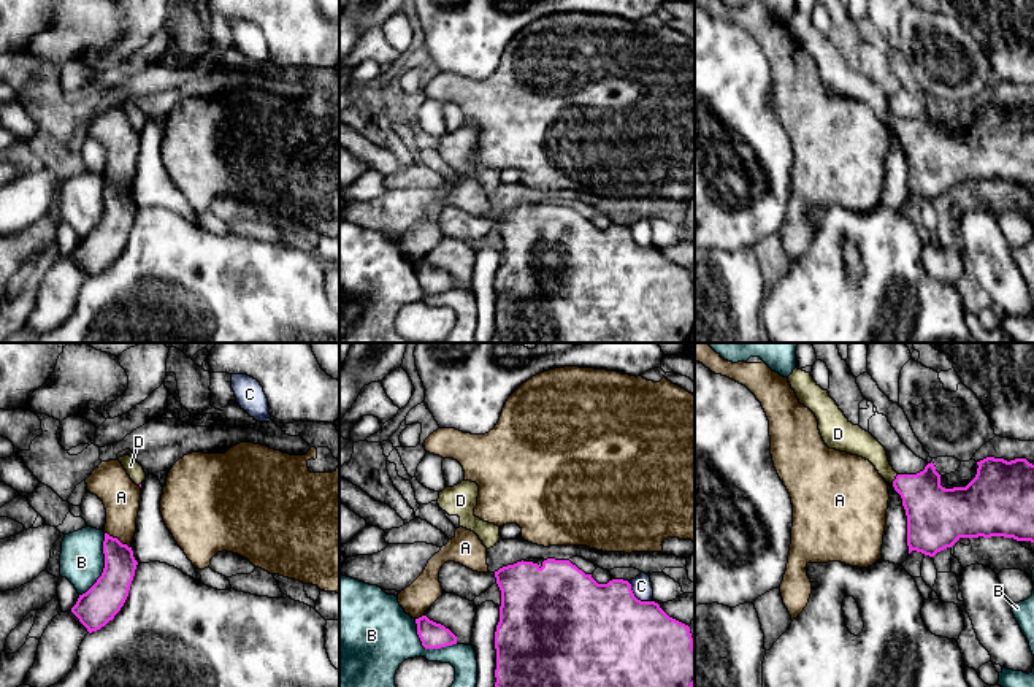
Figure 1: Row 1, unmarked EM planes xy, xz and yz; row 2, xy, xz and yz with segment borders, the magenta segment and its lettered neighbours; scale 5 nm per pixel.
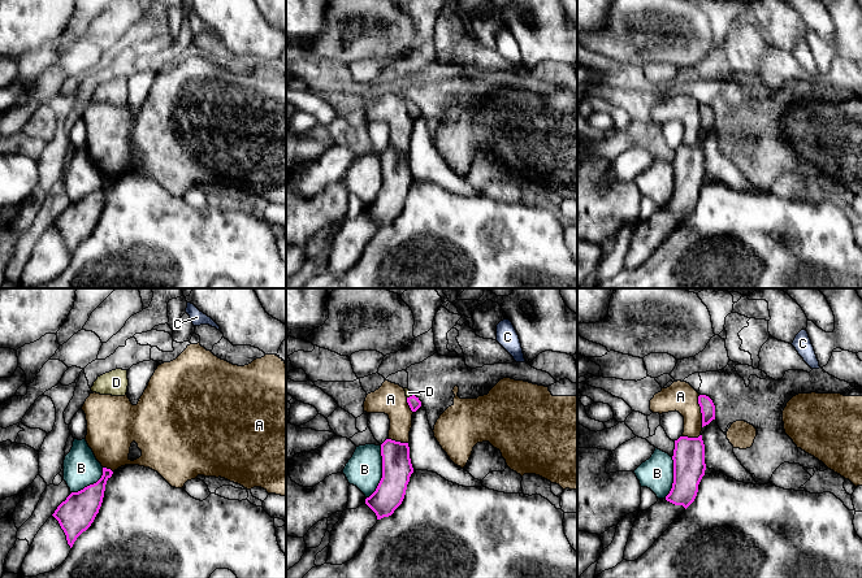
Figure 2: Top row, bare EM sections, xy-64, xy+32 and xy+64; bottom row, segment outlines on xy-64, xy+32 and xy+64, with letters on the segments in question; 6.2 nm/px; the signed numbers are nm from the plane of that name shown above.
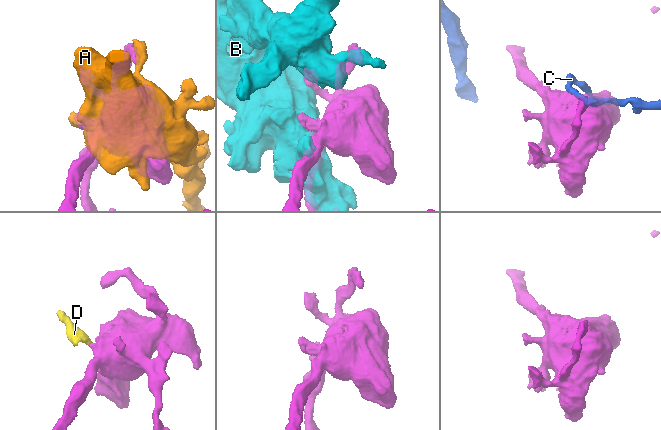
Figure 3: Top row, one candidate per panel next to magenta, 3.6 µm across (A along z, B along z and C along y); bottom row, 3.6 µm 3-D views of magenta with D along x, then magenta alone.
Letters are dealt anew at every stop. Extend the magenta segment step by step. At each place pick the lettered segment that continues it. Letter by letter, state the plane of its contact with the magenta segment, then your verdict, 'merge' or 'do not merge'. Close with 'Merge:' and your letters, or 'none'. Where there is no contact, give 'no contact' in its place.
A: meets magenta in xy; do not merge
B: meets magenta in xy; do not merge
C: meets magenta in xz; do not merge
D: meets magenta in yz; merge
Merge: D

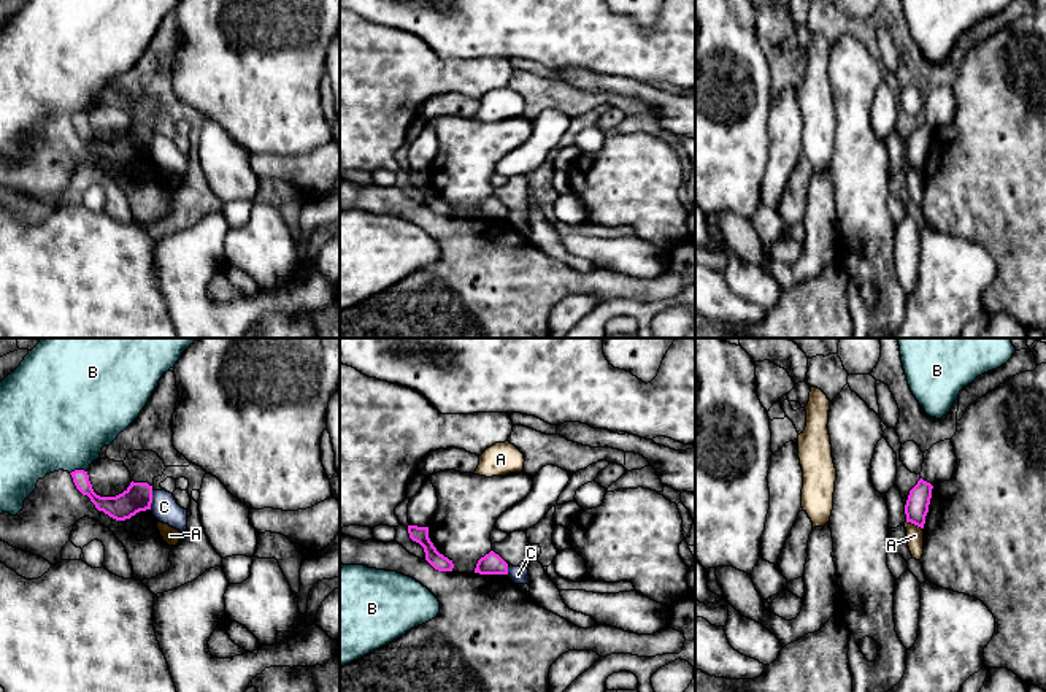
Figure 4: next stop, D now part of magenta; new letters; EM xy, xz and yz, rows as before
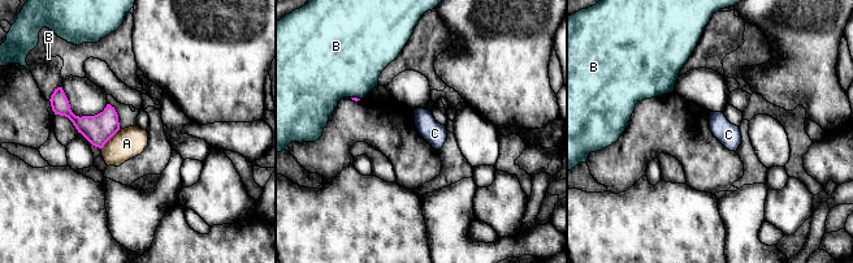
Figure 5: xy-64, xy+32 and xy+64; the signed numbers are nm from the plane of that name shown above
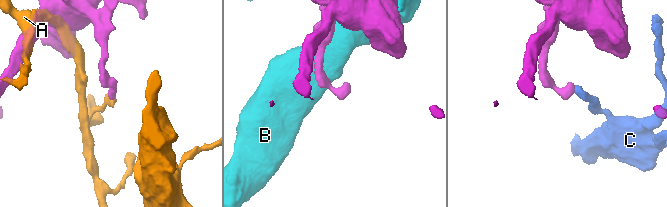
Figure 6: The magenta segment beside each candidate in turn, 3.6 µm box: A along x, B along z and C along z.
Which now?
A: meets magenta in yz; do not merge
B: meets magenta in xy; do not merge
C: meets magenta in xy; do not merge
Merge: none

